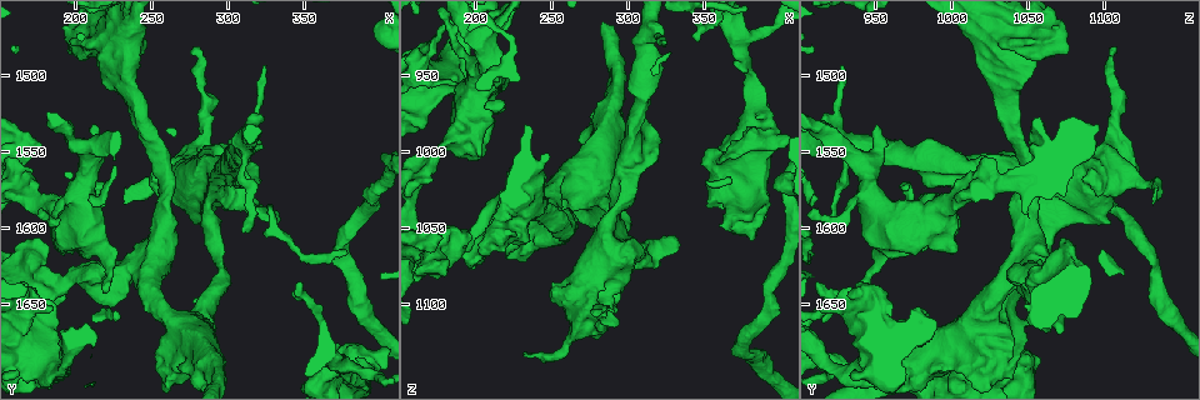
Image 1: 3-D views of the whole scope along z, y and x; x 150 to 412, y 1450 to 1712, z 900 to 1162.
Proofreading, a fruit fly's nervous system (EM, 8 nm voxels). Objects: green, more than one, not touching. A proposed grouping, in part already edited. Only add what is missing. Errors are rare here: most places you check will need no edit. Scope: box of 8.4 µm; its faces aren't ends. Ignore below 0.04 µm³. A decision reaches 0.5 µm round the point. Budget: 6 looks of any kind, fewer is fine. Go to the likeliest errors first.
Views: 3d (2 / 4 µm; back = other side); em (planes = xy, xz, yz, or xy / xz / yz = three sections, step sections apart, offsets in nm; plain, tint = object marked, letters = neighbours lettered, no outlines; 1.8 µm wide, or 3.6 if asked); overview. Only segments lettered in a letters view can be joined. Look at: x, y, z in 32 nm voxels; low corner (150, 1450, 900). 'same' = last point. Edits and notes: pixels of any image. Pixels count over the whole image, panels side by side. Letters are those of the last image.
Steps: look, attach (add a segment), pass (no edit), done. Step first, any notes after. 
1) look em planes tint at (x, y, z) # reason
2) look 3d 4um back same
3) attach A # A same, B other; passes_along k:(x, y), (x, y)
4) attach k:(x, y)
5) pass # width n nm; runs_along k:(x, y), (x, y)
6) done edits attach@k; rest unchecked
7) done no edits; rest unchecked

look em xy step 8 letters at (278, 1482, 1108) # branch stops here

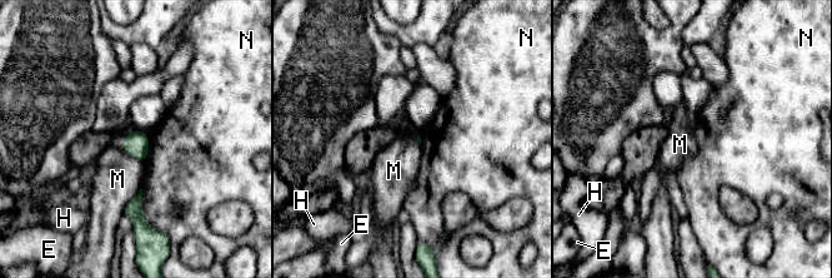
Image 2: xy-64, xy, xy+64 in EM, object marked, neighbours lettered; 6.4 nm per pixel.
look em xz step 4 letters same

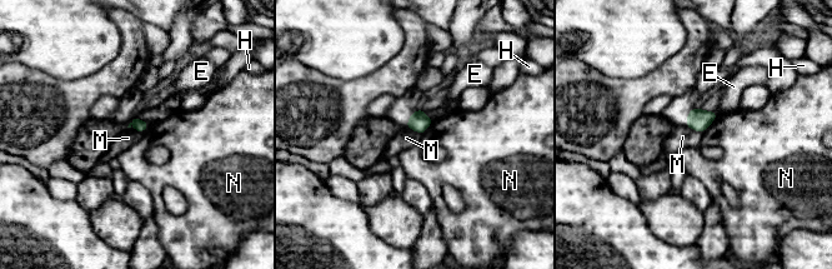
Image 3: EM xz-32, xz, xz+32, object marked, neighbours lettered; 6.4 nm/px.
pass # longest_contact N 140 nm; E other, H other, M other, N other; border 3:(685, 125), (702, 133); none of them fits

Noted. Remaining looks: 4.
look em planes letters at (210, 1530, 948) # an open end

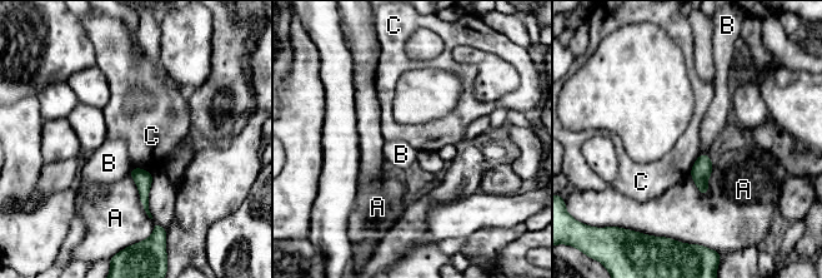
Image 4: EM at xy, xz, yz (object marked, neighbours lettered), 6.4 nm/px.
pass # A other, B other, C other; border 4:(707, 153), (702, 153), (696, 160); none of them fits

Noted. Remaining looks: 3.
look em planes letters at (232, 1584, 1132) # branch stops here

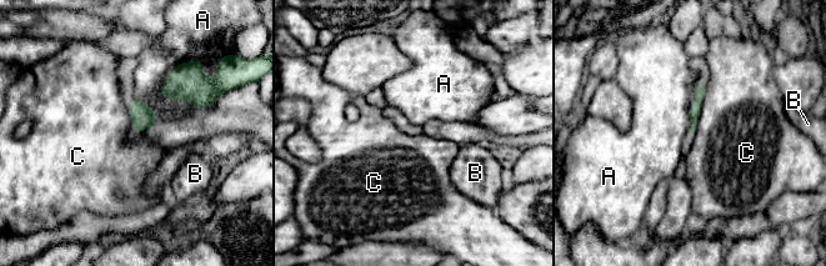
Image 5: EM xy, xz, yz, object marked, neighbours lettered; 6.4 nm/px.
pass # A other, B other, C other; runs_along 5:(702, 86), (695, 106), (692, 124); none of them fits

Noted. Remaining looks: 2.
done no edits; rest unchecked

